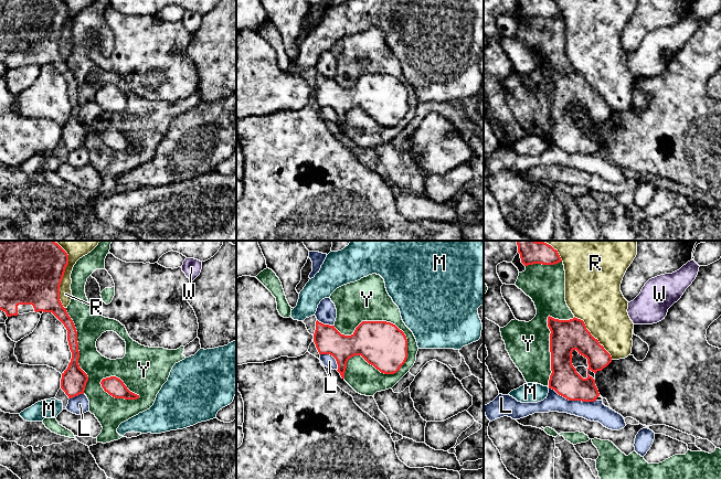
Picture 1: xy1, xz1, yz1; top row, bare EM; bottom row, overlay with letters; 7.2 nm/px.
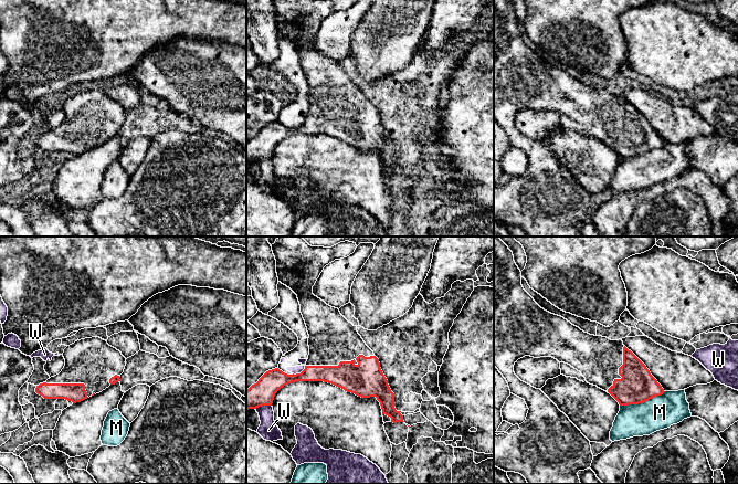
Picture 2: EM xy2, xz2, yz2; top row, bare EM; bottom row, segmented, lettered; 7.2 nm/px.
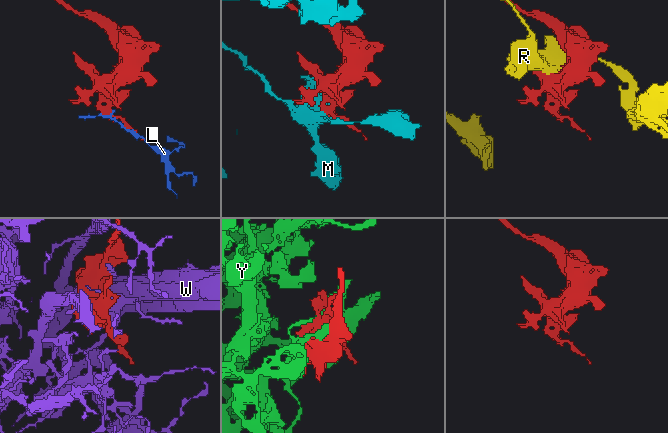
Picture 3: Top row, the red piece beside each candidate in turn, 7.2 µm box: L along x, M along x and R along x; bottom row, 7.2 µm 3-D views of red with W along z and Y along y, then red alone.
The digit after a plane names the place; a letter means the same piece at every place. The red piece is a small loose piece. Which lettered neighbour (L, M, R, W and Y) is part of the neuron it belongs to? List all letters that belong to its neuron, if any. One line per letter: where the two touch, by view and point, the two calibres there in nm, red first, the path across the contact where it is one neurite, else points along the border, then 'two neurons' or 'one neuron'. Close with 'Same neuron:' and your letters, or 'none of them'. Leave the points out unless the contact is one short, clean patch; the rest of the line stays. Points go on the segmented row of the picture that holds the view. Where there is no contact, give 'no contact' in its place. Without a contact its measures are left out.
L: meets red in yz1 at (572, 400); 220 nm thick on the red side, 150 nm on the other; two neurons
M: meets red in yz2 at (642, 402); 260 nm thick on the red side, 240 nm on the other; two neurons
R: meets red in xy1 at (63, 274); 480 nm thick on the red side, 200 nm on the other; two neurons
W: meets red in xz2 at (301, 372); 160 nm thick on the red side, 60 nm on the other; two neurons
Y: meets red in xz1 at (380, 321); 340 nm thick on the red side, 300 nm on the other; two neurons
Same neuron: none of them

